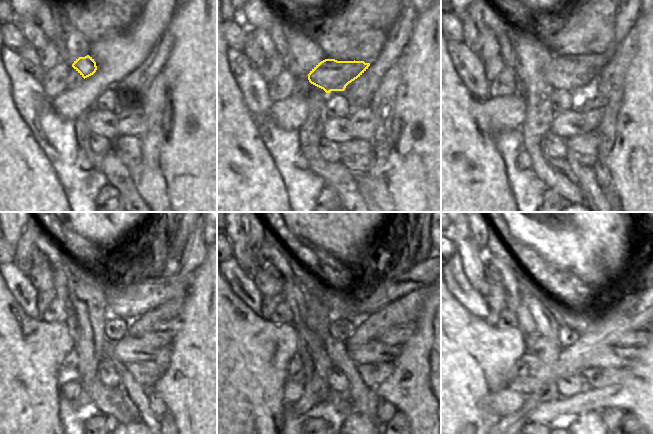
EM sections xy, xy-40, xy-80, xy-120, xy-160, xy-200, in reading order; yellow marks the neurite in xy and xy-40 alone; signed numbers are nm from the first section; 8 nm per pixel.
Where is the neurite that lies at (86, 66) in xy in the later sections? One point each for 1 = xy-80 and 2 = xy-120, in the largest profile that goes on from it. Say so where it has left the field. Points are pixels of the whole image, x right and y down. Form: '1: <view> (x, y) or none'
1: xy-80 (570, 74)
2: xy-120 (124, 299)

